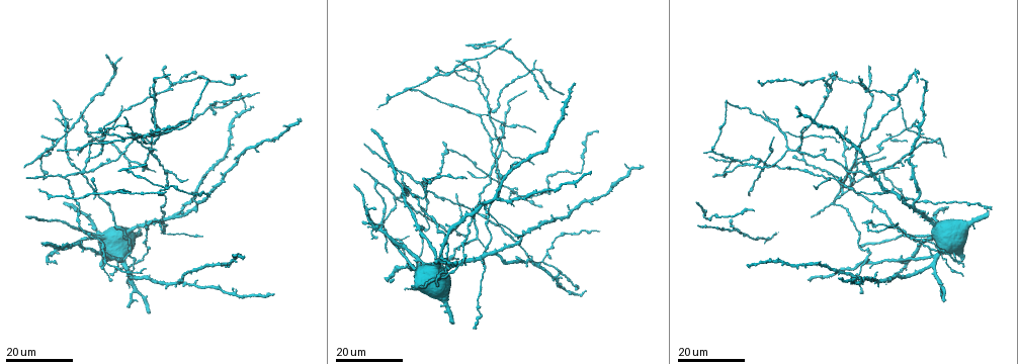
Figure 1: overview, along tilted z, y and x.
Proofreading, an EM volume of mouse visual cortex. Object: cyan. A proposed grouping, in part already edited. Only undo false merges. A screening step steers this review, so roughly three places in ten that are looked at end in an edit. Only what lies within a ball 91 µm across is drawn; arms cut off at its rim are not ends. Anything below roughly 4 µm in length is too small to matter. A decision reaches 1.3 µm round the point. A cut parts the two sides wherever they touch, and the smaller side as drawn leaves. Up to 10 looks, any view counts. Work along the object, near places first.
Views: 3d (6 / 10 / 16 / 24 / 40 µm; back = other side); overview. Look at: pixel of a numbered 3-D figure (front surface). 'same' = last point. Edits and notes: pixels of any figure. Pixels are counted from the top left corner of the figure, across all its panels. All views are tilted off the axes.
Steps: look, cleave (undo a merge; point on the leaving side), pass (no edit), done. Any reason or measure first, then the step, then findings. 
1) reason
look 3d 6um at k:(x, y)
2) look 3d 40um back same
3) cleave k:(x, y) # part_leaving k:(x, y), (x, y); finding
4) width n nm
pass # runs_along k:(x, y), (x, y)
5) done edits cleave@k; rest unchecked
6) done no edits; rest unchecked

small branch off a trunk
look 3d 24um at 1:(844, 181)

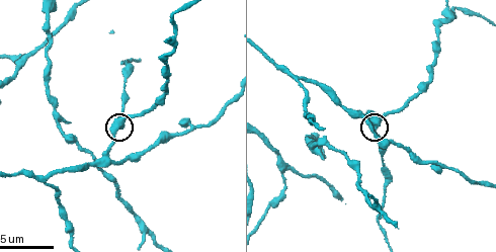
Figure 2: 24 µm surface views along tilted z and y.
zoom in
look 3d 6um at 2:(374, 123)

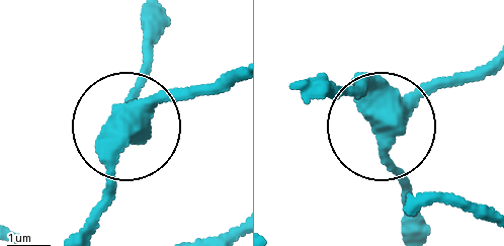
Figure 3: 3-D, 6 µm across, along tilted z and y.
pass # runs_along 3:(85, 234), (151, 31); all the same cell

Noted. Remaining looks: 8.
branch point
look 3d 16um at 1:(454, 70)

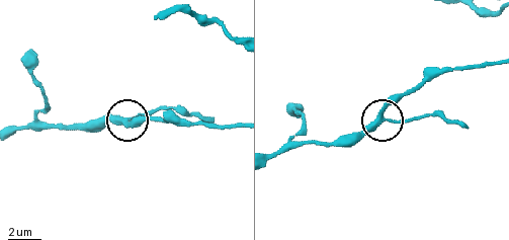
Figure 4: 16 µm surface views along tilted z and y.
look 3d 10um at 4:(381, 114)

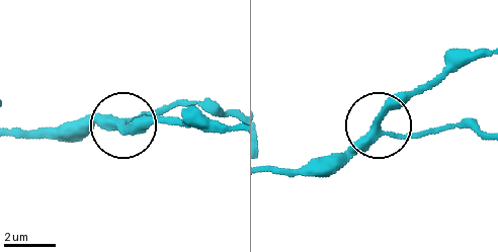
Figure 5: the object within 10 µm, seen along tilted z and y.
arms 3
pass # runs_along 5:(18, 134), (82, 132), (105, 119), (123, 124), (179, 104); all the same cell

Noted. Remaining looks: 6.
four arms meet
look 3d 16um at 1:(168, 171)

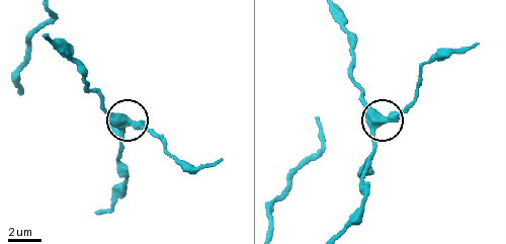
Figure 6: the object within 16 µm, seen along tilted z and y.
look 3d 6um at 6:(380, 115)

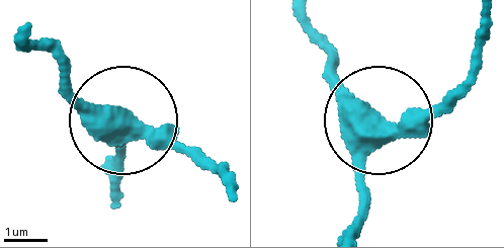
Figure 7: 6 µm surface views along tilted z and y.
look 3d 6um back at 7:(129, 127)

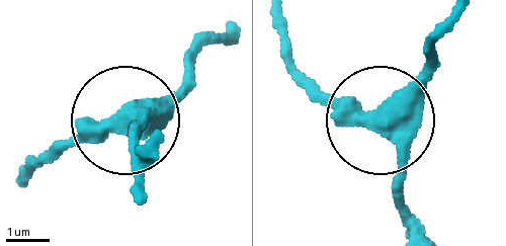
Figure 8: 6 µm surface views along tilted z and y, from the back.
arms 4
pass # one cell here

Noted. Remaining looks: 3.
two arms in line, one across
look 3d 6um at 2:(298, 79)

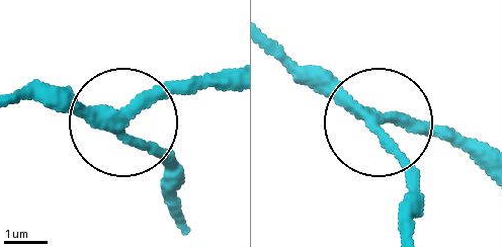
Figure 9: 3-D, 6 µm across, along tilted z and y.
width 220 nm
pass # runs_along 9:(479, 170), (443, 138), (380, 124), (422, 194); all the same cell

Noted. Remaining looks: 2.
arms part here
look 3d 16um at 1:(495, 198)

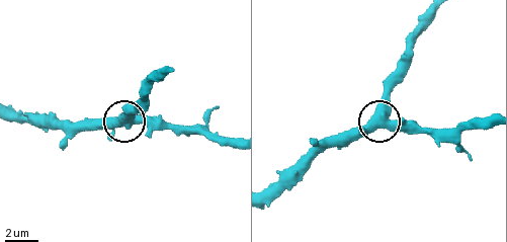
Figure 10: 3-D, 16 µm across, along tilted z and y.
look 3d 6um at 10:(386, 116)

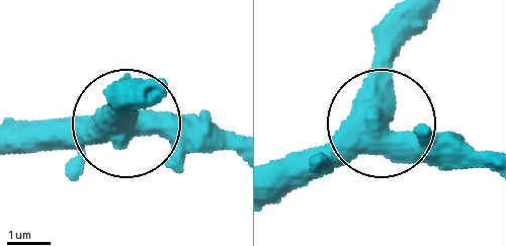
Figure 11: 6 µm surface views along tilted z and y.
pass # one cell here

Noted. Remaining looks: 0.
done no edits; rest unchecked

